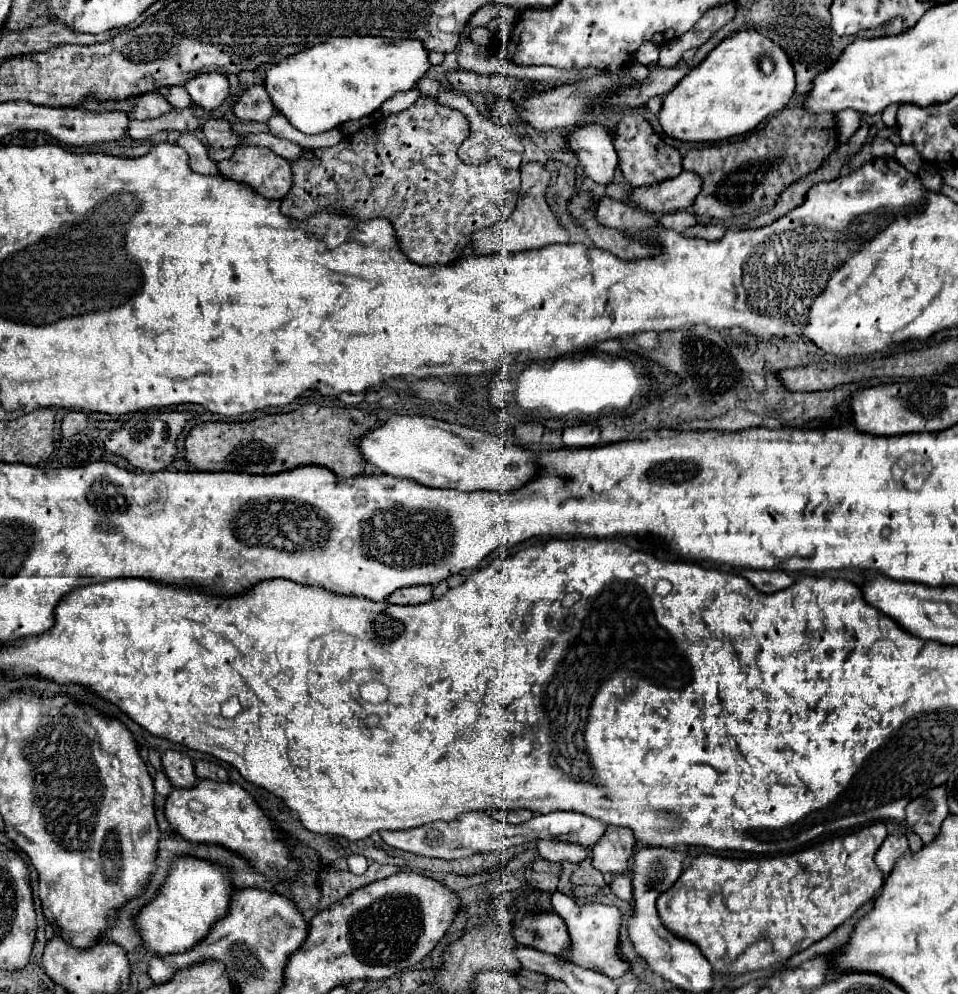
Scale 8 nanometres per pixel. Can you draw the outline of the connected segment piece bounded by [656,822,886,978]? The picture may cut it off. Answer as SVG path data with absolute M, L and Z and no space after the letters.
M882 822L860 828L848 836L836 836L790 854L762 856L756 860L724 858L700 854L692 866L682 872L674 888L664 892L656 904L658 916L668 932L694 942L712 966L718 978L736 978L748 972L766 970L772 964L786 962L792 954L806 950L822 940L836 926L844 924L860 904L872 900L884 884L882 872L874 864L874 854L886 838Z

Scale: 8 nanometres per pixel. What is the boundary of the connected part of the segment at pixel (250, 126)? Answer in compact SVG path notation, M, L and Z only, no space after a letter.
M236 120L236 122L232 122L230 126L232 126L232 130L234 130L236 134L248 134L248 132L268 132L268 126L266 126L266 124L260 124L260 122L240 122L240 120Z

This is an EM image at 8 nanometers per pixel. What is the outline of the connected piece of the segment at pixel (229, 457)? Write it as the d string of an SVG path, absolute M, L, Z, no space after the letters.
M304 404L288 414L266 414L248 422L202 422L190 430L184 442L186 462L190 470L202 472L246 472L246 474L278 474L304 464L328 466L338 476L362 474L362 456L354 448L354 442L366 432L366 426L374 428L378 418L364 408L326 408L318 404Z

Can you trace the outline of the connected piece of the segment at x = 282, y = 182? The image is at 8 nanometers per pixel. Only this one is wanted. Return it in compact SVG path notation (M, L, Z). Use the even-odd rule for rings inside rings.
M240 146L230 160L218 164L220 174L252 186L264 198L284 198L292 186L290 164L270 148Z

